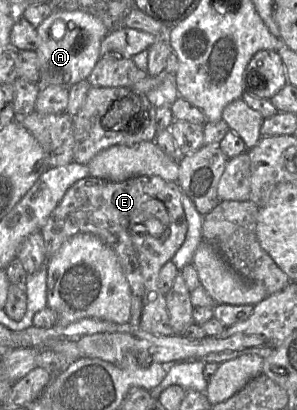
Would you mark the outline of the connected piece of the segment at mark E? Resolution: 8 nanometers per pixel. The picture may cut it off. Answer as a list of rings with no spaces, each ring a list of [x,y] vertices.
[[[88,176],[74,183],[50,214],[41,229],[47,256],[57,253],[63,244],[79,233],[100,238],[118,256],[131,290],[131,317],[133,329],[159,336],[175,335],[170,325],[164,294],[158,287],[158,276],[164,264],[172,259],[185,241],[188,224],[182,205],[182,191],[175,181],[158,176],[137,176],[122,182],[113,182]]]

